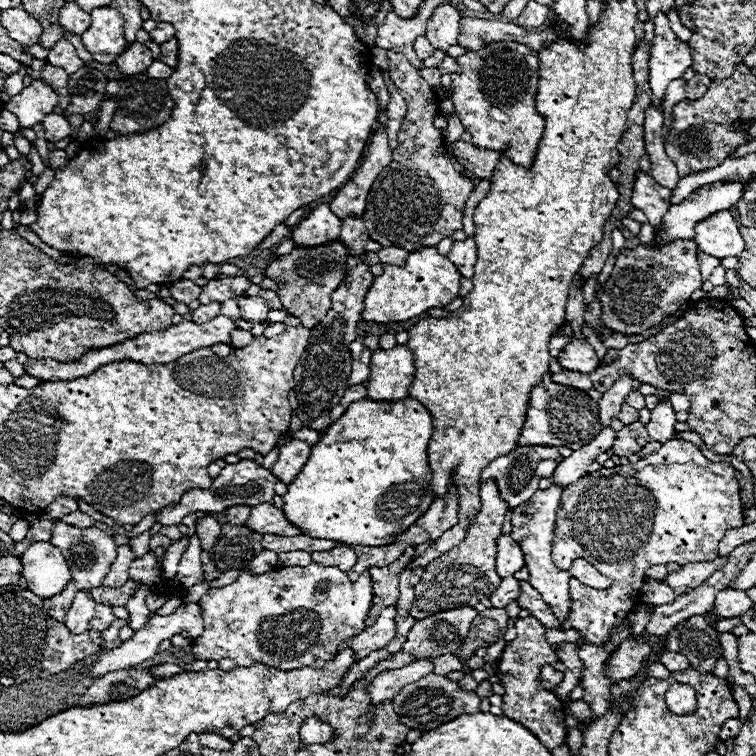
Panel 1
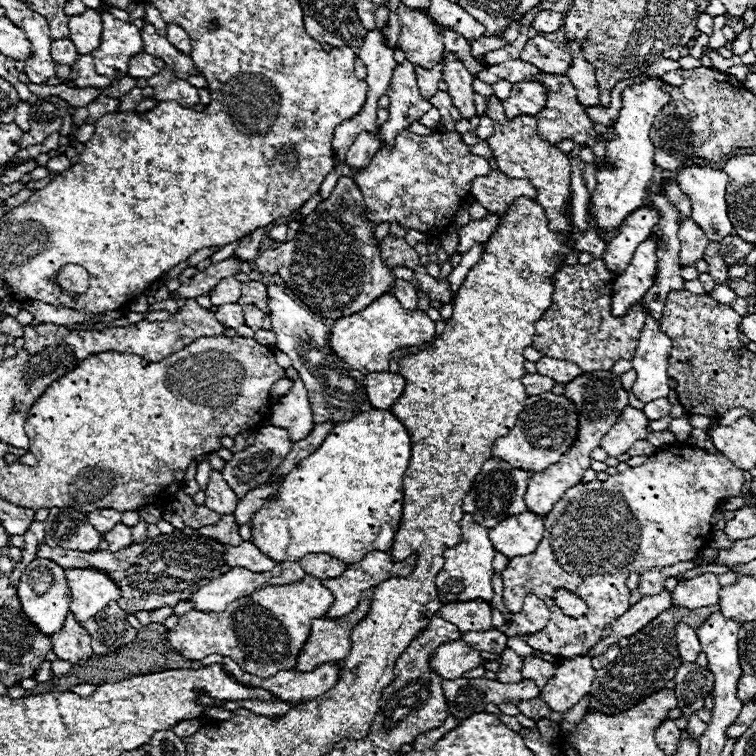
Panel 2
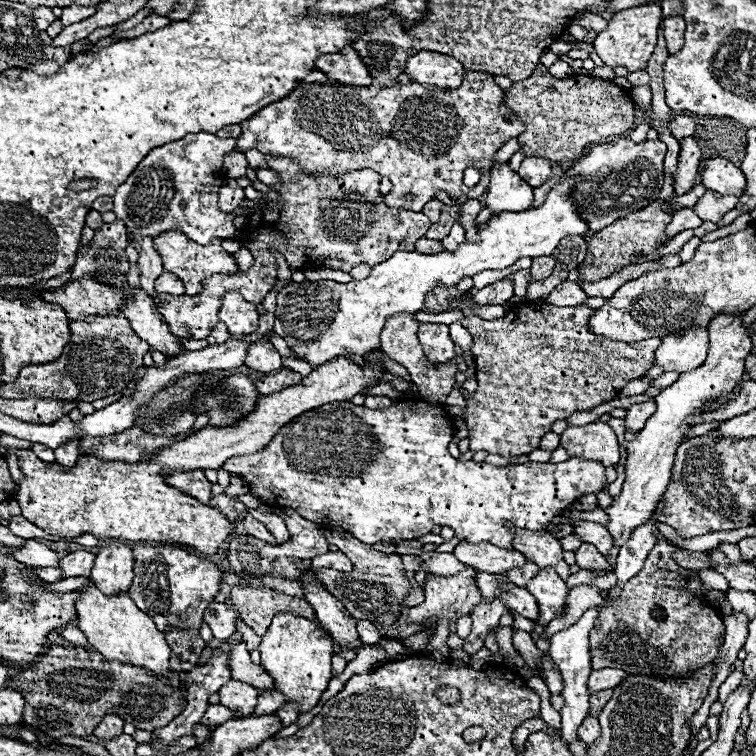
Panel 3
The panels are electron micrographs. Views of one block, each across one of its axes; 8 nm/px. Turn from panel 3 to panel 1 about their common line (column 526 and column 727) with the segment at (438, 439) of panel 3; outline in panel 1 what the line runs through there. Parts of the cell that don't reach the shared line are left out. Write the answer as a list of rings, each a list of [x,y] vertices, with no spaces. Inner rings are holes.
[[[674,438],[674,440],[666,442],[666,444],[662,444],[660,450],[656,450],[654,454],[644,456],[638,464],[614,466],[614,468],[600,468],[600,470],[596,470],[596,472],[586,474],[586,476],[580,478],[580,480],[572,482],[570,486],[566,486],[566,490],[562,492],[562,500],[560,500],[560,506],[558,506],[558,518],[556,518],[556,526],[554,526],[552,560],[554,560],[554,564],[556,564],[560,570],[570,570],[570,566],[572,566],[572,562],[574,562],[576,558],[584,558],[584,560],[590,562],[600,574],[604,574],[604,576],[608,576],[608,578],[612,580],[612,588],[608,588],[608,590],[594,590],[594,588],[590,588],[590,586],[580,584],[574,576],[570,576],[570,606],[572,606],[572,610],[570,610],[568,620],[562,624],[562,630],[566,632],[566,630],[574,628],[574,630],[578,630],[578,632],[582,634],[582,640],[580,640],[580,642],[574,642],[574,644],[572,644],[572,642],[560,642],[560,646],[554,648],[556,656],[560,658],[562,666],[566,668],[566,670],[562,672],[562,674],[564,674],[562,682],[560,682],[556,688],[552,688],[552,692],[556,694],[556,698],[562,700],[562,702],[566,702],[568,696],[570,696],[570,692],[572,692],[576,686],[580,686],[584,662],[582,662],[580,656],[578,656],[578,648],[584,646],[584,644],[594,644],[594,646],[606,644],[606,642],[610,640],[612,628],[614,628],[614,626],[620,626],[620,624],[626,620],[626,616],[636,608],[636,604],[640,602],[640,588],[644,586],[644,572],[646,572],[650,566],[668,564],[668,562],[676,562],[676,564],[680,564],[680,566],[690,564],[690,562],[710,562],[710,560],[718,558],[716,552],[718,552],[720,540],[724,538],[724,532],[726,532],[728,528],[740,528],[740,524],[744,524],[744,508],[742,508],[742,504],[740,504],[740,484],[738,484],[738,480],[736,480],[736,468],[734,468],[732,464],[728,464],[728,462],[712,462],[712,460],[708,460],[708,458],[698,450],[698,446],[694,446],[692,442],[686,442],[686,440],[678,440],[678,438]]]

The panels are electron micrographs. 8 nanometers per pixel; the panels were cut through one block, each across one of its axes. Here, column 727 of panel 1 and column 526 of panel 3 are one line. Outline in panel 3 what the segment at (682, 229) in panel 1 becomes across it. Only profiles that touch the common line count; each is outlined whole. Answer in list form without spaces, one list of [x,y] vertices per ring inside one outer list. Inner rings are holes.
[[[508,164],[490,170],[490,186],[486,190],[486,208],[494,212],[522,212],[534,202],[530,188]]]

